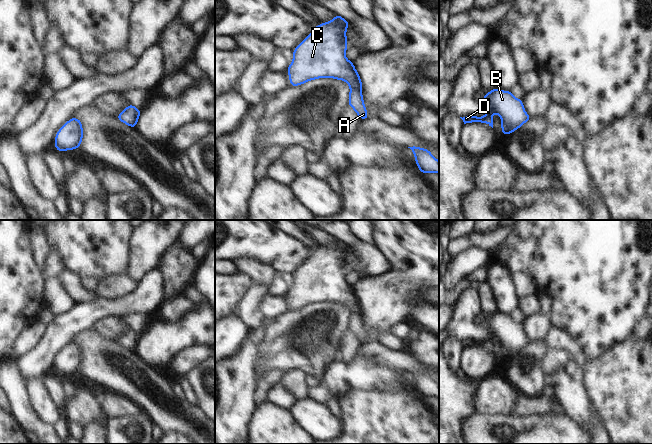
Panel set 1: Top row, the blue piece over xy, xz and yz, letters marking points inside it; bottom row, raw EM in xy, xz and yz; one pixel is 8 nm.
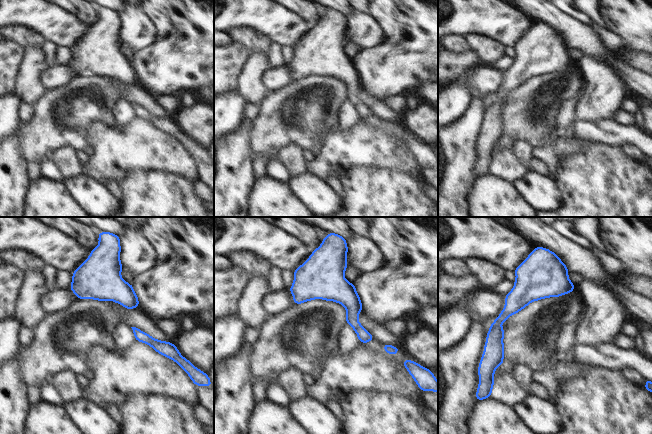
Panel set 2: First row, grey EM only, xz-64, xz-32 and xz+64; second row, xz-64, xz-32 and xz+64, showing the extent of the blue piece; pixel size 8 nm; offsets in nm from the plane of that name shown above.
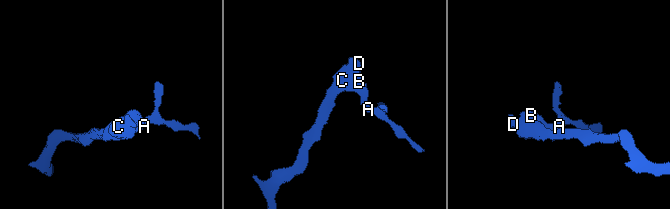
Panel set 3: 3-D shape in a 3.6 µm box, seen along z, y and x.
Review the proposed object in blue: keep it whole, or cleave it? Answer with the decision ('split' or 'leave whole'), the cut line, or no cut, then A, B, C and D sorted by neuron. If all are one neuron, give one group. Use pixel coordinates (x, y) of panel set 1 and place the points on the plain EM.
leave whole | no cut | A B C D

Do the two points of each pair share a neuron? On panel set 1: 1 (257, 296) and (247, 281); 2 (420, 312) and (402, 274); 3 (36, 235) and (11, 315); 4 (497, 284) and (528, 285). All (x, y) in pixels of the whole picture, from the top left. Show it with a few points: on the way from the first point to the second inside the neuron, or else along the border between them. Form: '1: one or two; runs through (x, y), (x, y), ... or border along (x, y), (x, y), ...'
1: two; border along (255, 282), (238, 307)
2: two; border along (428, 304), (417, 304), (411, 313)
3: two; border along (27, 230), (32, 244), (34, 259), (40, 268)
4: two; border along (510, 275), (518, 300)

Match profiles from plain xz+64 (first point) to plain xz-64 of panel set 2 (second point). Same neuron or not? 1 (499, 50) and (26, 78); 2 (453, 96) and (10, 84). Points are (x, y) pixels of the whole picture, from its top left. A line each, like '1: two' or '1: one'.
1: two
2: two

